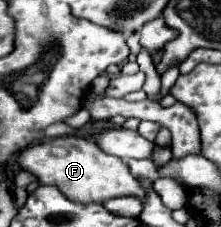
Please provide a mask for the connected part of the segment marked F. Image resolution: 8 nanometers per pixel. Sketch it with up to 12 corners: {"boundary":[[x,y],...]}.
{"boundary":[[78,135],[16,157],[40,185],[72,201],[138,195],[122,159]]}

